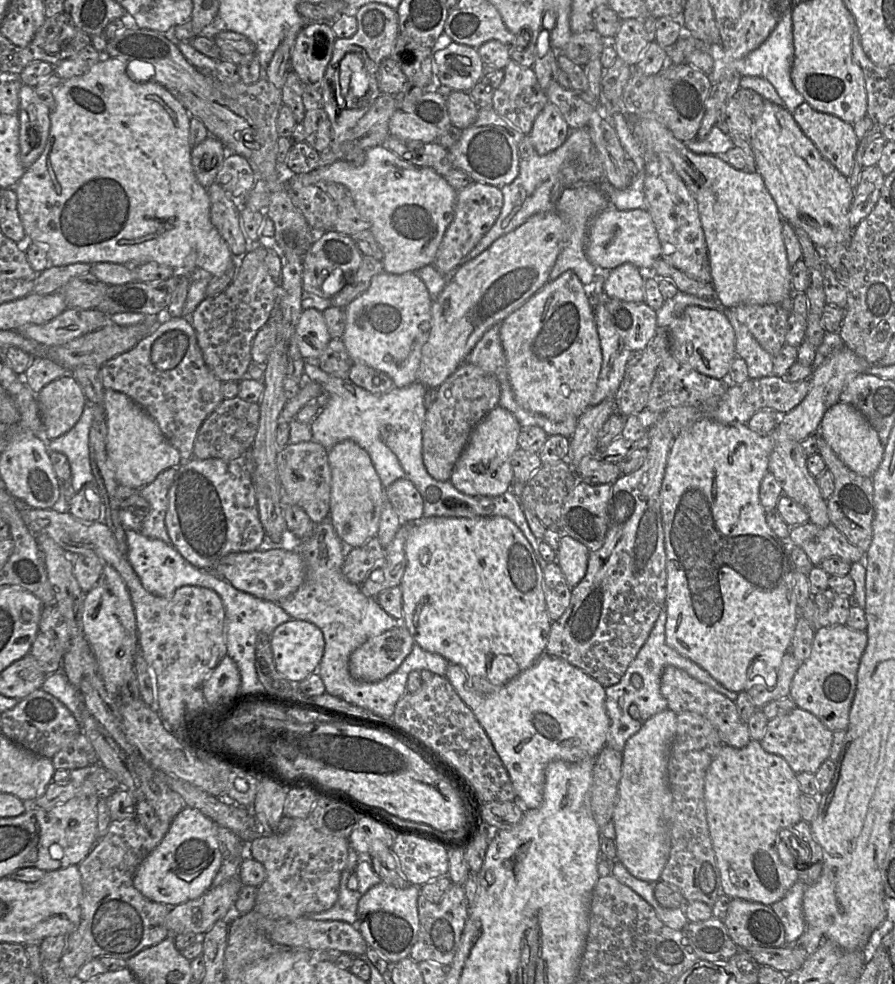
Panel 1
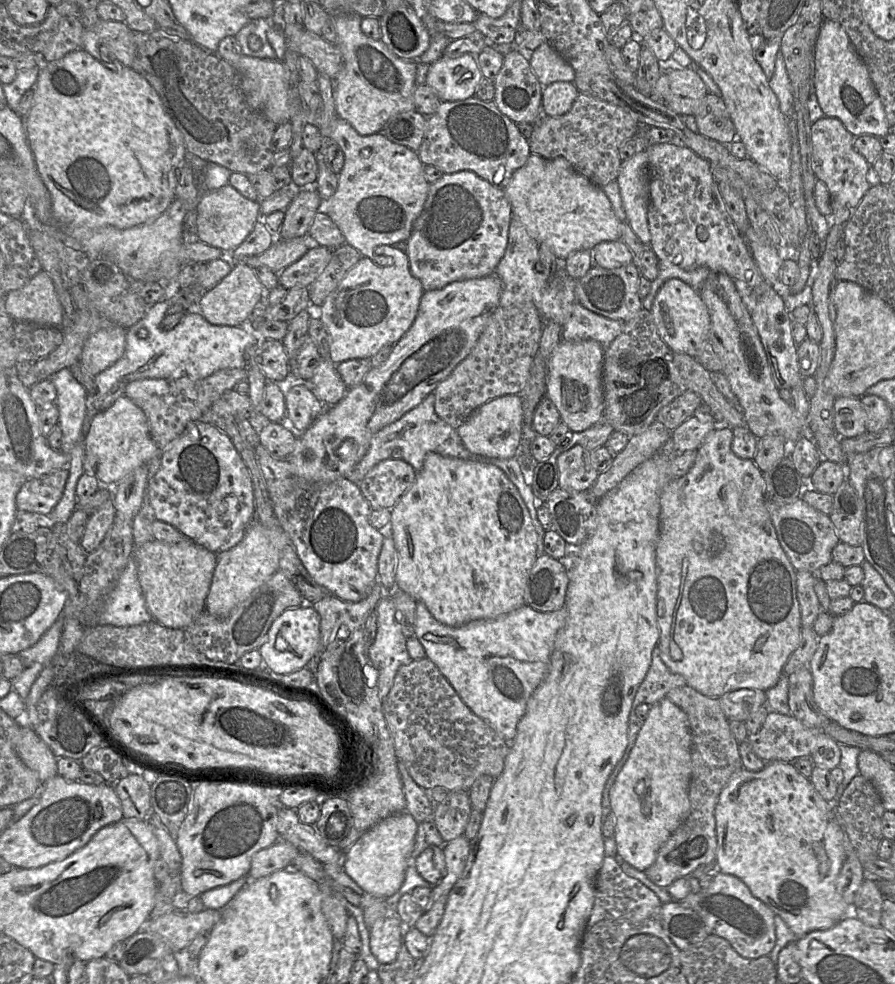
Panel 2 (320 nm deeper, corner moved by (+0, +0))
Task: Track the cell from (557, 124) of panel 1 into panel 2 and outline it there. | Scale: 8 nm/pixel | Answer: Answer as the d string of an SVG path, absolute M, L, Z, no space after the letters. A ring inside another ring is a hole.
M557 81L543 88L542 106L548 116L566 114L579 94L573 82Z

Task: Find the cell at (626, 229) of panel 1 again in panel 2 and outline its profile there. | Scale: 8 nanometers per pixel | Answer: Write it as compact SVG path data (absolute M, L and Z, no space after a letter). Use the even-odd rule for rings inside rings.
M531 153L504 188L517 218L539 244L546 243L564 266L566 258L578 250L592 250L604 241L621 239L620 224L602 187L593 183L563 157L544 158Z

